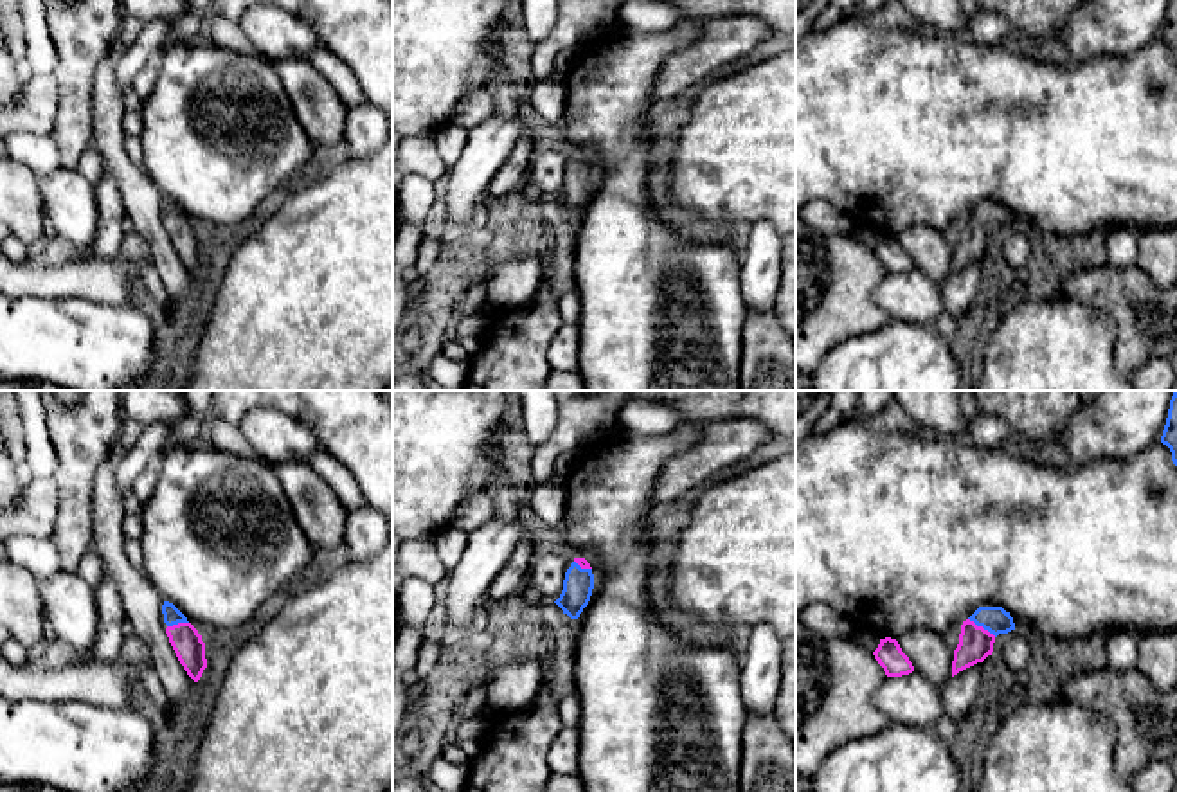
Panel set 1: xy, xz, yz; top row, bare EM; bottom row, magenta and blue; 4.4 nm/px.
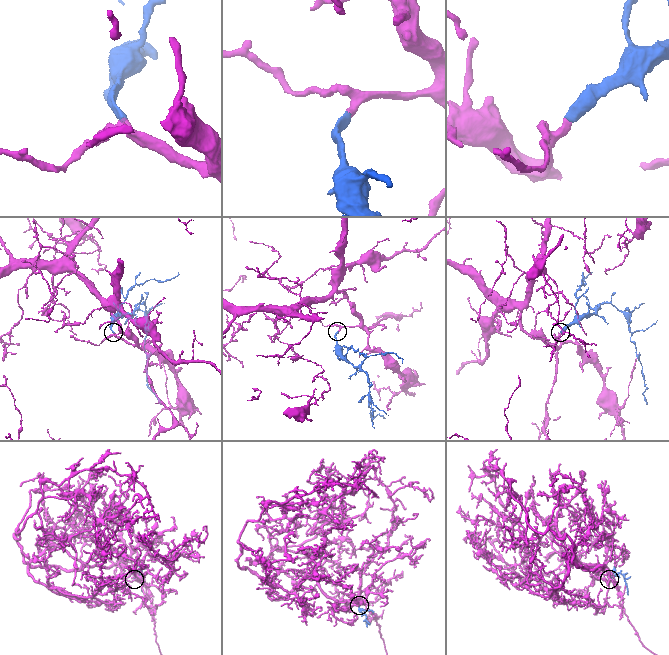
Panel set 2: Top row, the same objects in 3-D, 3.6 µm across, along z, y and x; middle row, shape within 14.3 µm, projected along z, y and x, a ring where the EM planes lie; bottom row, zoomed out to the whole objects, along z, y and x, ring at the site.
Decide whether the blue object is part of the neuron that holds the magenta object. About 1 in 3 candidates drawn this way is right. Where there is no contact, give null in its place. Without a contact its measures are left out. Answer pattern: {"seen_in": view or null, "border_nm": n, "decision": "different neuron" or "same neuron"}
{"seen_in": "yz", "border_nm": 150, "decision": "same neuron"}

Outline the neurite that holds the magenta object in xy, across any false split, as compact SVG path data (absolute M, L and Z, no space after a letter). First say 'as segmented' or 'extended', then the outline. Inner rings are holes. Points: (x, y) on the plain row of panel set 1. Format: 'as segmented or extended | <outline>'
extended | M164 198L162 211L164 220L167 221L166 230L180 261L187 272L198 279L207 265L202 232L173 200Z

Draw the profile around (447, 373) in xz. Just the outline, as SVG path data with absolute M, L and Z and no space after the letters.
M445 355L436 356L427 371L427 380L437 383L443 391L463 389L470 376L472 356L452 360Z

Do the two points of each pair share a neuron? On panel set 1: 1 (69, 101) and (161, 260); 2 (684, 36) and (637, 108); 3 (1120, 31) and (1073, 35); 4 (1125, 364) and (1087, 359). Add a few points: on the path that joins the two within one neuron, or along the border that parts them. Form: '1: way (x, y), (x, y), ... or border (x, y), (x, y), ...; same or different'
1: border (92, 98), (90, 143); different
2: way (664, 45), (637, 72), (637, 89); same
3: way (1109, 31), (1089, 31), (1084, 35); same
4: border (1113, 321), (1114, 368), (1118, 371); different

